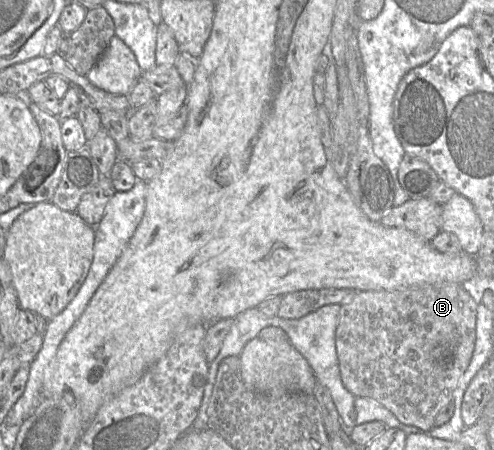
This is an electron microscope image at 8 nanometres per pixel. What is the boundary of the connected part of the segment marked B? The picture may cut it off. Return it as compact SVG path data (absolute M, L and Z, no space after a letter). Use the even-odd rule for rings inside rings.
M450 282L397 290L356 292L349 302L341 305L335 333L336 351L343 385L355 396L370 397L377 400L389 409L400 422L416 426L423 432L429 432L434 427L435 418L440 410L452 401L453 392L470 364L476 341L476 316L476 302L459 283Z

